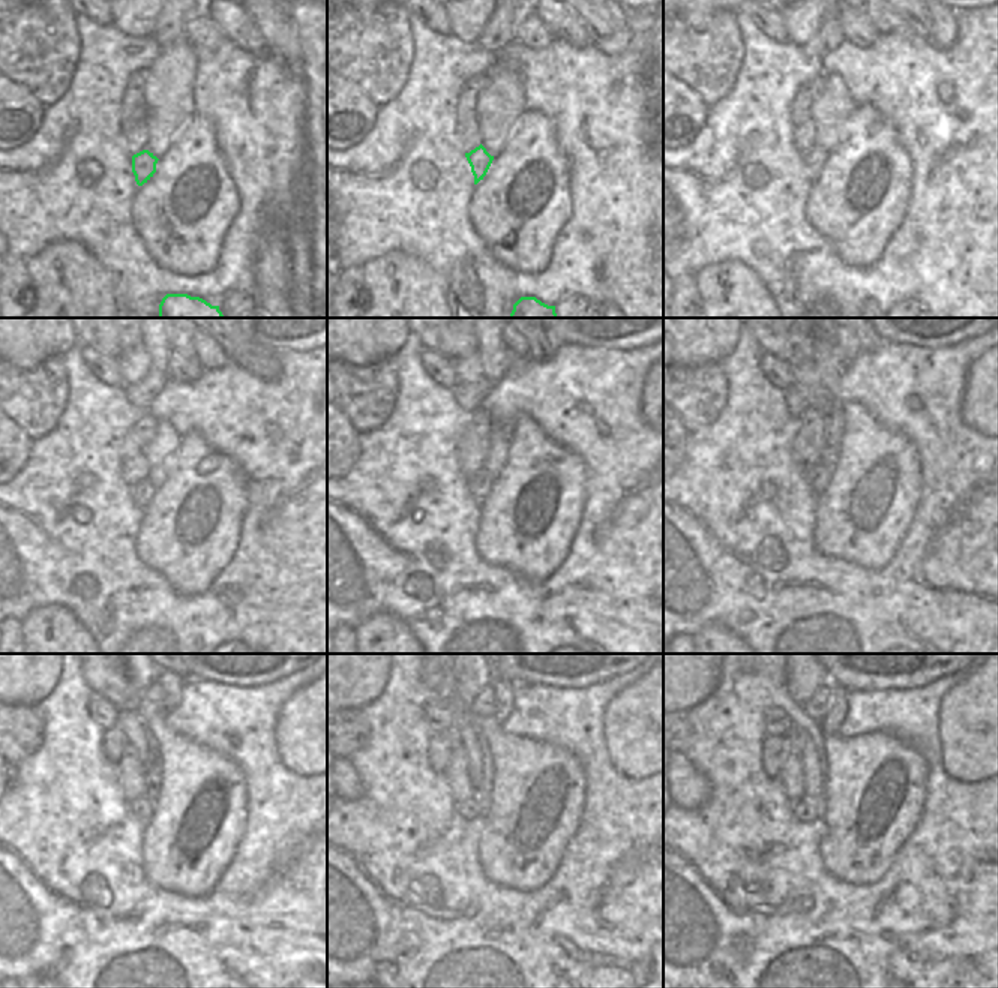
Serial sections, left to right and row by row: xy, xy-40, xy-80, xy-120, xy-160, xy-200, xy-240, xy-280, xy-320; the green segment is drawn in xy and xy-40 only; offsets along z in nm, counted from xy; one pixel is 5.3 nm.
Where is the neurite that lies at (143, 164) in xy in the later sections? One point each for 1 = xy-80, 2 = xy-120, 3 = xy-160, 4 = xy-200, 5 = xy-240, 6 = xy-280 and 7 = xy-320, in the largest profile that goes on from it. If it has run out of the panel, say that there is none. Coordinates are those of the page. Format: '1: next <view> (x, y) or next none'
1: next xy-80 (814, 158)
2: next xy-120 (143, 492)
3: next xy-160 (479, 485)
4: next xy-200 (818, 476)
5: next xy-240 (143, 807)
6: next xy-280 (471, 799)
7: next xy-320 (809, 801)

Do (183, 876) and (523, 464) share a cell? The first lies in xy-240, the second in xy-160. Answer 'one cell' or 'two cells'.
one cell

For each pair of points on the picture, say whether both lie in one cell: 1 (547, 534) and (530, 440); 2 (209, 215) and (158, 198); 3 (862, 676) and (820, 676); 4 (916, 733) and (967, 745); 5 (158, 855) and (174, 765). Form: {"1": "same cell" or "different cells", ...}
{"1": "same cell", "2": "same cell", "3": "different cells", "4": "different cells", "5": "same cell"}

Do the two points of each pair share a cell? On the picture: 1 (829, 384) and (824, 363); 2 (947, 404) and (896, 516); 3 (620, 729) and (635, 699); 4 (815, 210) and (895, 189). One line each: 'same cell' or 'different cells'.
1: same cell
2: different cells
3: same cell
4: same cell

